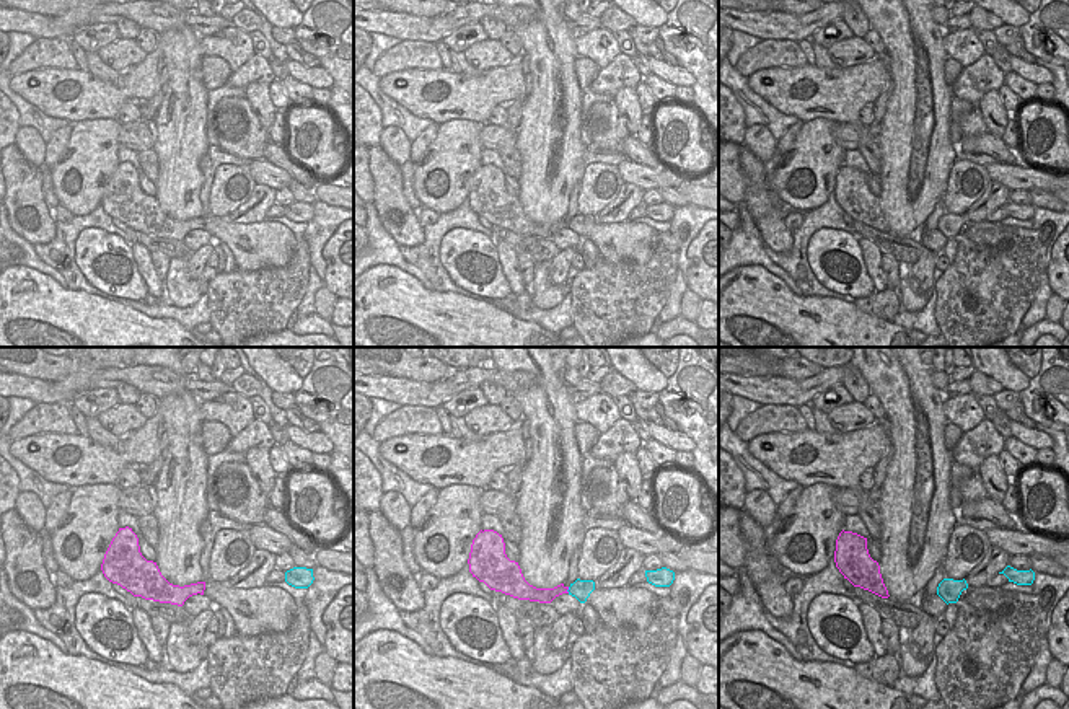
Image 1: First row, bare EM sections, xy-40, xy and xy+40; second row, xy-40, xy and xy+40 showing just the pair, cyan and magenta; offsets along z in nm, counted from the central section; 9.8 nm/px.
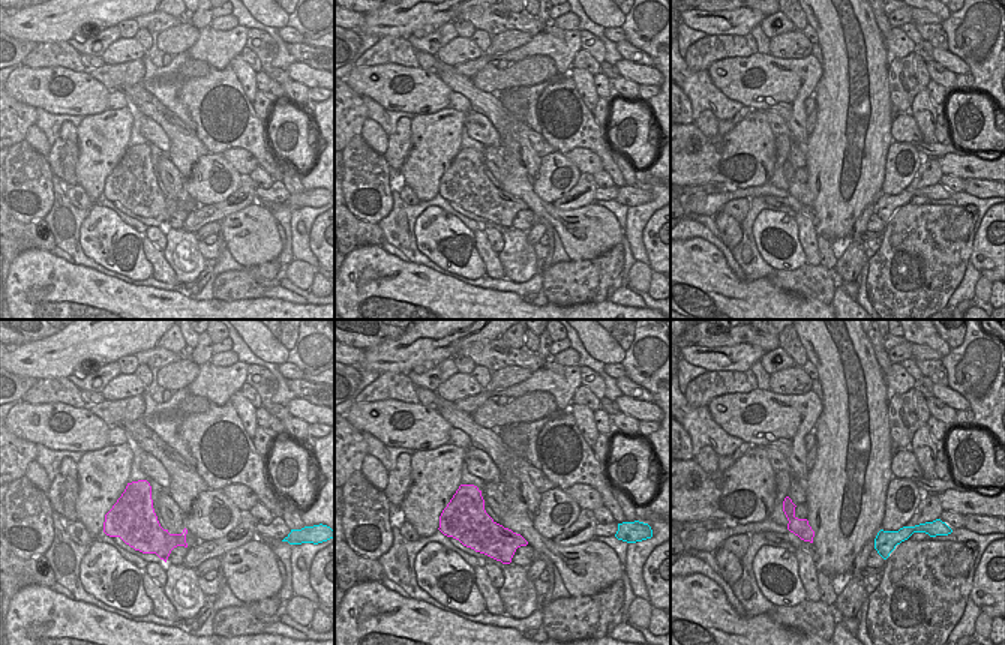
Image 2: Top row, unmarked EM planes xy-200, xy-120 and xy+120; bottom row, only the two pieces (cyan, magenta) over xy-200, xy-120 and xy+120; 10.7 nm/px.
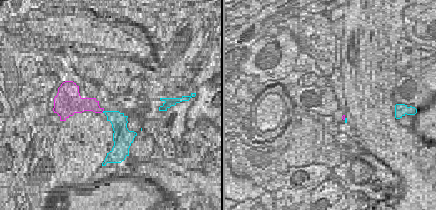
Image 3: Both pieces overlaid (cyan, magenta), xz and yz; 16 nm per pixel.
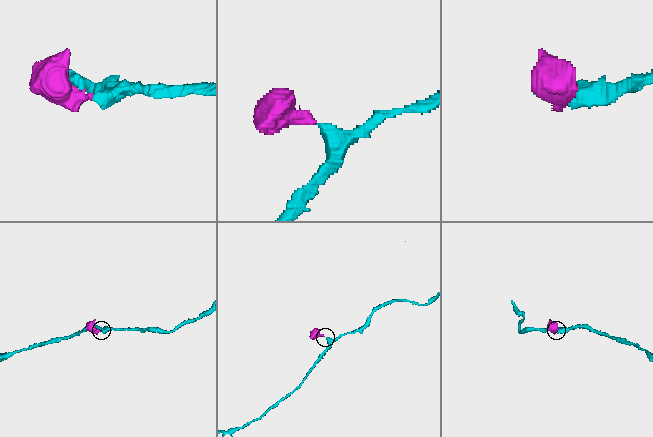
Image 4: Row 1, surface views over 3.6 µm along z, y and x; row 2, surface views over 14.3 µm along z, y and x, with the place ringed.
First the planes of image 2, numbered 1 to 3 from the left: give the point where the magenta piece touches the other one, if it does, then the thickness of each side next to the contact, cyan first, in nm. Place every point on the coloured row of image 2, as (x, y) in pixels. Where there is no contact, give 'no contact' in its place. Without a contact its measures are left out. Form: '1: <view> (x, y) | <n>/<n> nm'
1: no contact
2: no contact
3: no contact

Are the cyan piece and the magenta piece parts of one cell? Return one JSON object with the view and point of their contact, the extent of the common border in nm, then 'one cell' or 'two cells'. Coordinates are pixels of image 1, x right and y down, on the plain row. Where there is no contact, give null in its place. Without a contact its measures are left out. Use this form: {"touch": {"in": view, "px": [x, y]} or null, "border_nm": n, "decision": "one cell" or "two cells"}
{"touch": {"in": "xy", "px": [567, 225]}, "border_nm": 70, "decision": "one cell"}

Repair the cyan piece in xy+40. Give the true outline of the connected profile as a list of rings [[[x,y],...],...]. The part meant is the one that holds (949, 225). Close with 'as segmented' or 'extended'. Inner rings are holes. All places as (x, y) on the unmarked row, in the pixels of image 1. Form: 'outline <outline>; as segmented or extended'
outline [[[944,214],[937,222],[937,230],[948,240],[957,238],[961,227],[968,223],[966,215]]]; as segmented

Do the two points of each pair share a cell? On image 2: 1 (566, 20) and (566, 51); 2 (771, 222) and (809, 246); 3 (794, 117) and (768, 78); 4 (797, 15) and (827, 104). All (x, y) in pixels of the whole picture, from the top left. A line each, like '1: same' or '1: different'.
1: different
2: different
3: same
4: different

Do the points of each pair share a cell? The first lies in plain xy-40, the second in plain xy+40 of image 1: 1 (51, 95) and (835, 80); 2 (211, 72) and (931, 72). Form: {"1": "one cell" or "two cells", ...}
{"1": "one cell", "2": "two cells"}

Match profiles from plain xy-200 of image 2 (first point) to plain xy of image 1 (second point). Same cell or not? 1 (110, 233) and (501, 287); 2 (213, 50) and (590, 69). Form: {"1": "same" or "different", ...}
{"1": "same", "2": "different"}

